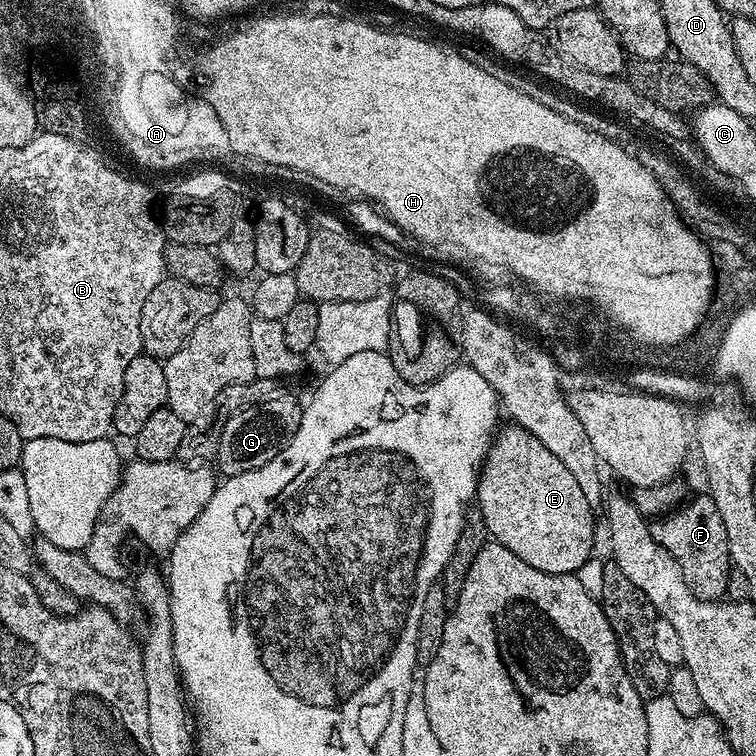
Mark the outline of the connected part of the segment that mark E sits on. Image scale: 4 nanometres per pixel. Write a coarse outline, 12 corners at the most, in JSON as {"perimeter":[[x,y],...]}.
{"perimeter":[[517,426],[497,431],[475,507],[534,570],[575,574],[594,509]]}

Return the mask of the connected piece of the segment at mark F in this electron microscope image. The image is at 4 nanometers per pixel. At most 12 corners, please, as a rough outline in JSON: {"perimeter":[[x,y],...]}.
{"perimeter":[[701,494],[651,521],[703,600],[728,591],[726,525]]}

